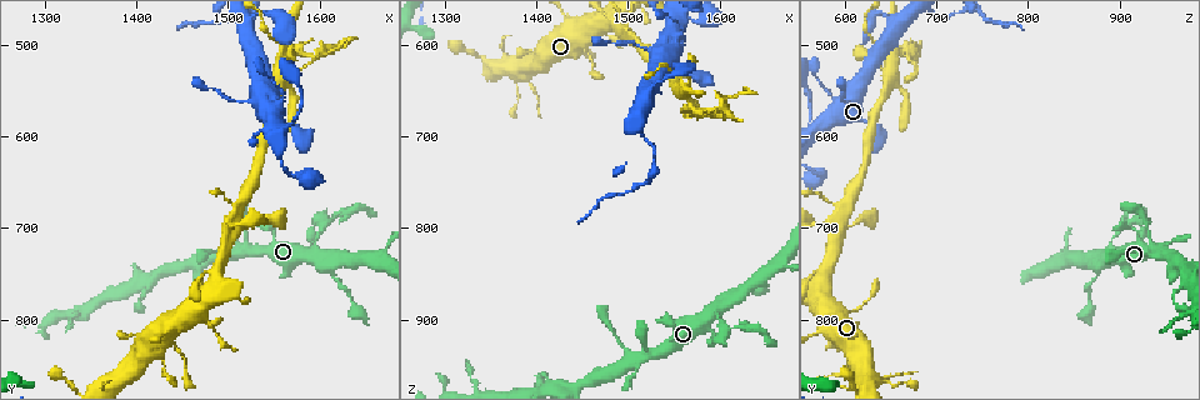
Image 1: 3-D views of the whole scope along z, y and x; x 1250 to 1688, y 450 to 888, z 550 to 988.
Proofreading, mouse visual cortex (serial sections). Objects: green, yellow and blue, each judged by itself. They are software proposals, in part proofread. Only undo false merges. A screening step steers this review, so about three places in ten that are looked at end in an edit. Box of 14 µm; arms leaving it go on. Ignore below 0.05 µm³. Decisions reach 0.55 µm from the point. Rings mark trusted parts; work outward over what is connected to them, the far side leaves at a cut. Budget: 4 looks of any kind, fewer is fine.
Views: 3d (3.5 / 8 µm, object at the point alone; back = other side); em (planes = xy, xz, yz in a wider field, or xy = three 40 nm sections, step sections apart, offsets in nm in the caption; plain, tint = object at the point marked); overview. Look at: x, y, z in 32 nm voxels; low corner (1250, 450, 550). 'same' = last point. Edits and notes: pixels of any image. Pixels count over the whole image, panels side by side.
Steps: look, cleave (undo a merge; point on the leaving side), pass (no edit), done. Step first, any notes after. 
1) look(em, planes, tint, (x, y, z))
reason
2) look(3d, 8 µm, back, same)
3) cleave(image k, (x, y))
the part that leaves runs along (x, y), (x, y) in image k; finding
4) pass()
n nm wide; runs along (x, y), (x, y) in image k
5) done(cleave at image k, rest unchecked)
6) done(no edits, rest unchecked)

look(3d, 3.5 µm, (1455, 790, 610))
thick turns thin

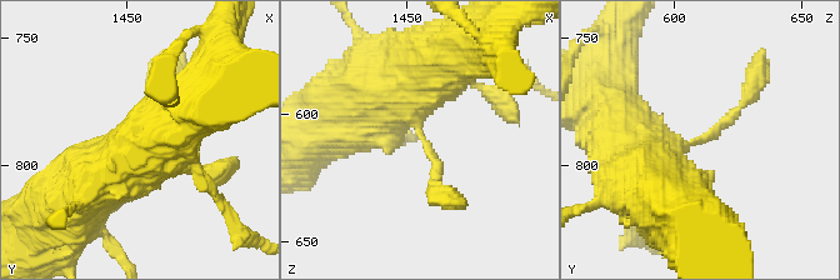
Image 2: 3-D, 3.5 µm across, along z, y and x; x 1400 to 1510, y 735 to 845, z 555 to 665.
look(em, xy, step 3, tint, (1457, 791, 609))
arms of 150, 700 nm

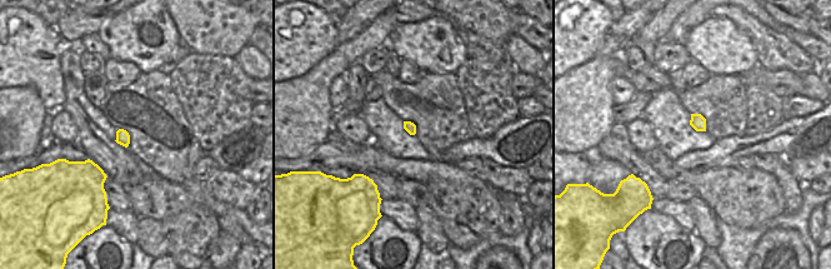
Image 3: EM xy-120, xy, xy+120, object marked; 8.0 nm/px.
pass()
all the same cell

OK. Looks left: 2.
look(3d, 3.5 µm, (1510, 695, 595))
sudden change in width

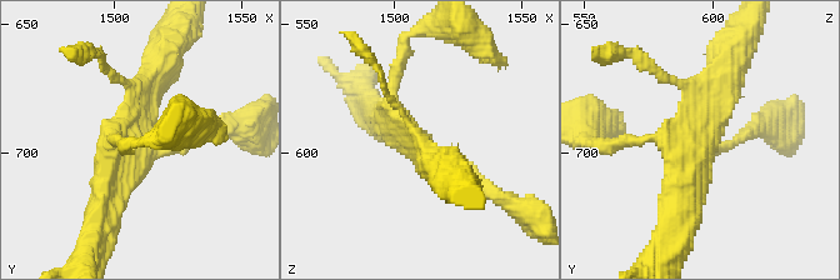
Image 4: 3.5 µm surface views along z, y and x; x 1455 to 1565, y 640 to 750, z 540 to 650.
look(em, xy, step 1, tint, same)

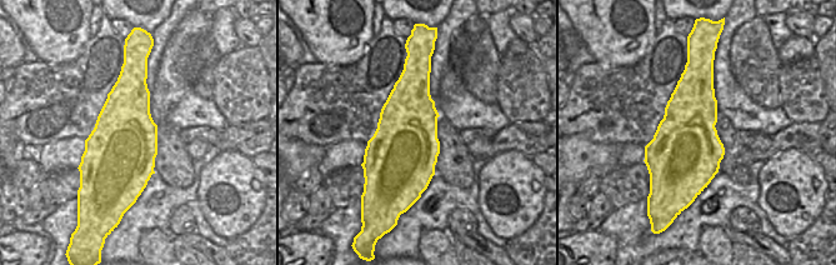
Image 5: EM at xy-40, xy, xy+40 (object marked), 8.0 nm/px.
pass()
runs along (101, 213), (155, 64) in image 4; one cell here

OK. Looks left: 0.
done(no edits, rest unchecked)

